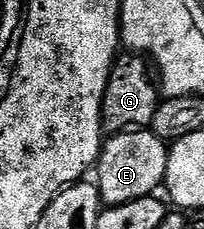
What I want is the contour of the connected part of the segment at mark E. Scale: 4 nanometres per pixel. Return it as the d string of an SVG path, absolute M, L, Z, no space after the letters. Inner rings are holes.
M149 128L124 130L122 134L110 135L99 153L97 185L99 197L108 207L124 206L142 198L152 197L155 190L167 181L168 143L158 138Z

